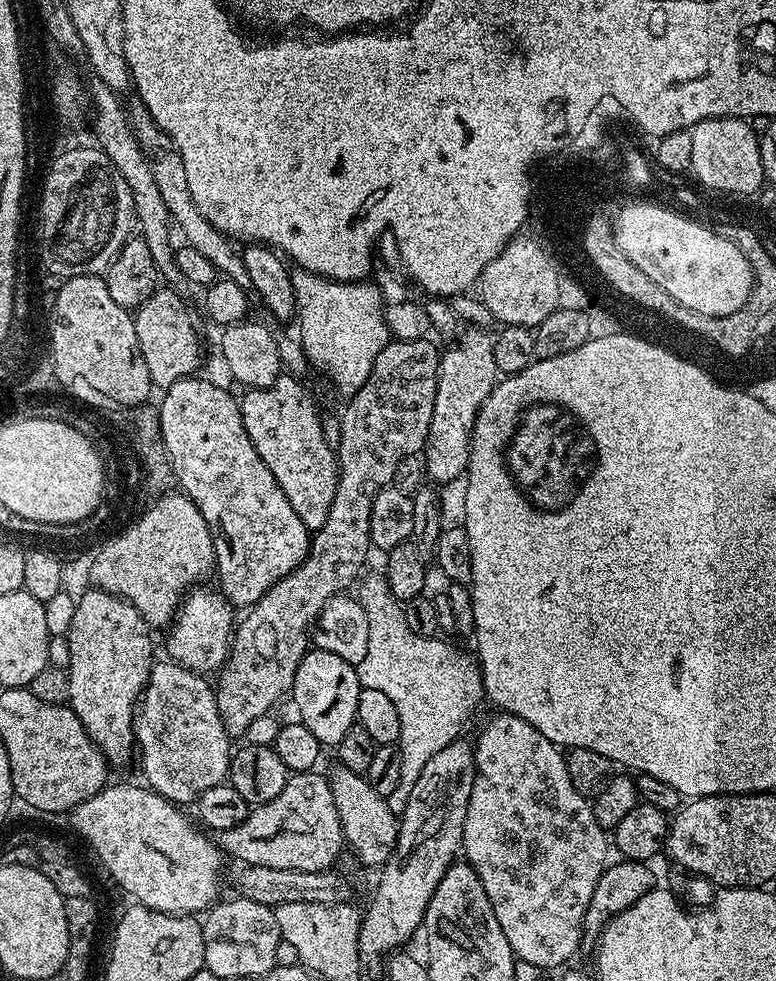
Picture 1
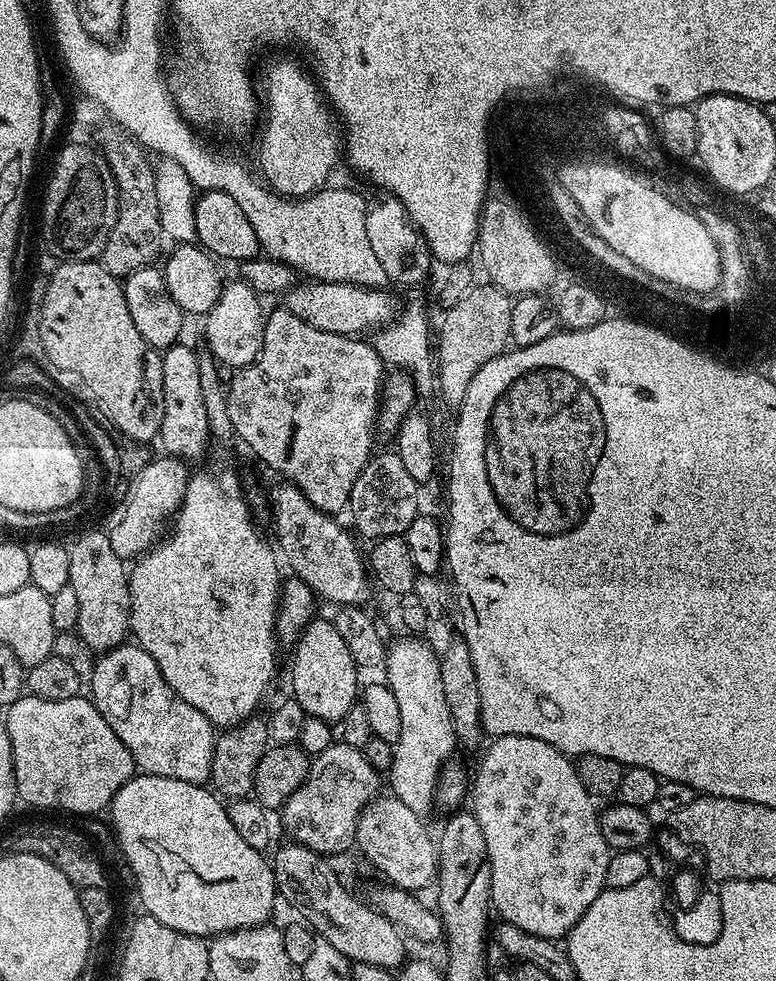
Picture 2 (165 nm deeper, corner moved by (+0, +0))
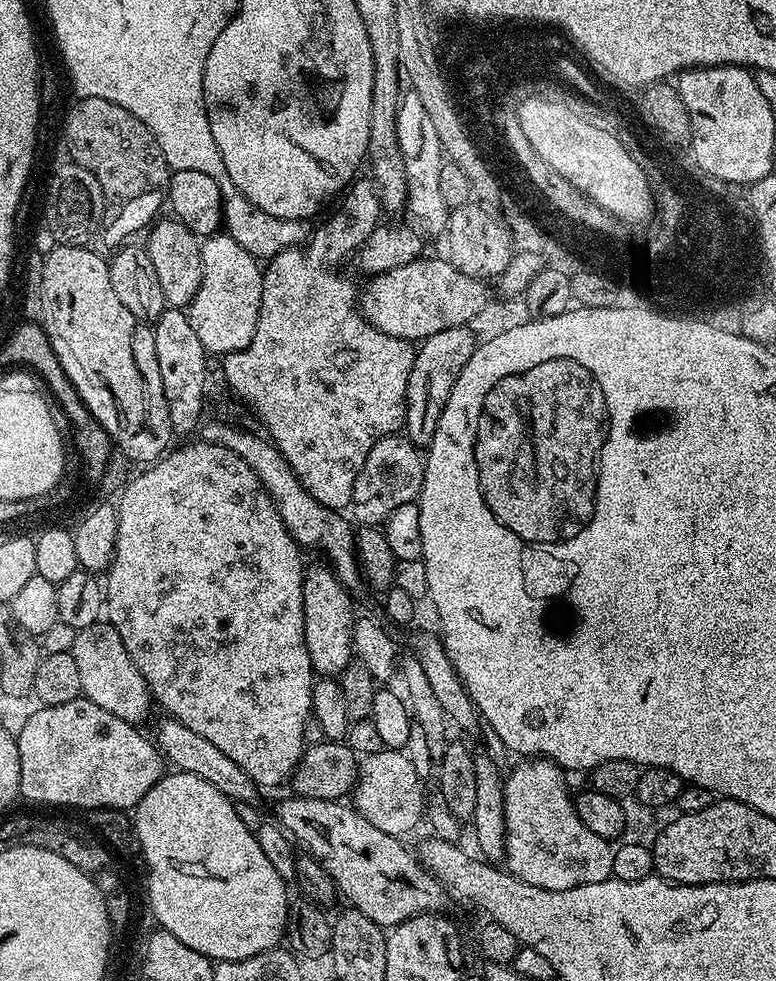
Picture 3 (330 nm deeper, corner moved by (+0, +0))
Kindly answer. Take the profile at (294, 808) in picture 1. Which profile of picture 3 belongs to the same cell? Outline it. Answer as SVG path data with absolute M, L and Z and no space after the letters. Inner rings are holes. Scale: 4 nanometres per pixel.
M383 748L378 753L365 755L359 761L352 791L352 804L356 811L381 832L397 838L422 820L426 810L420 774L415 764L404 754L399 749Z

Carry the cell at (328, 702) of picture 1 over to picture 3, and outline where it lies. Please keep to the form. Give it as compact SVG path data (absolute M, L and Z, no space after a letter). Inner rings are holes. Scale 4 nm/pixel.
M309 563L304 574L304 641L313 673L324 678L336 678L354 659L352 628L358 616L352 613L349 589L327 567L324 568Z

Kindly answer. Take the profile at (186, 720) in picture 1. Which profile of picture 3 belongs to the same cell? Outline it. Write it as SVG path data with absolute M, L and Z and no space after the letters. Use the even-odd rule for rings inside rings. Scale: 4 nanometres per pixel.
M97 622L81 628L74 638L71 653L78 666L83 699L94 702L94 706L102 706L102 710L110 710L110 714L126 722L143 725L148 711L154 708L152 691L146 686L146 678L142 678L142 674L134 666L130 654L126 654L126 646L118 630L114 630L114 626L107 622Z

